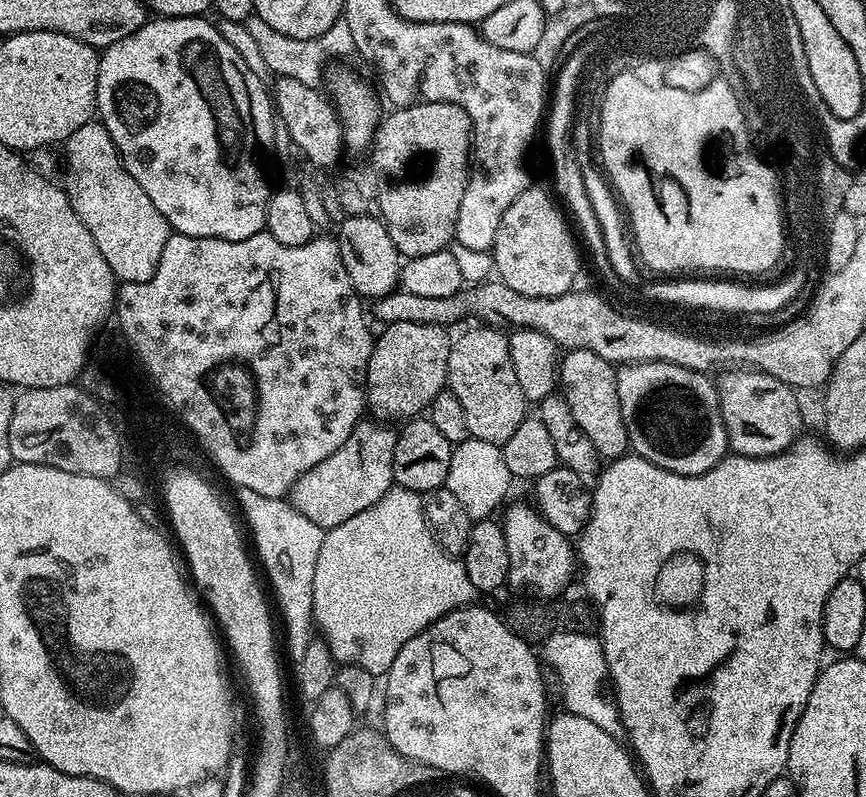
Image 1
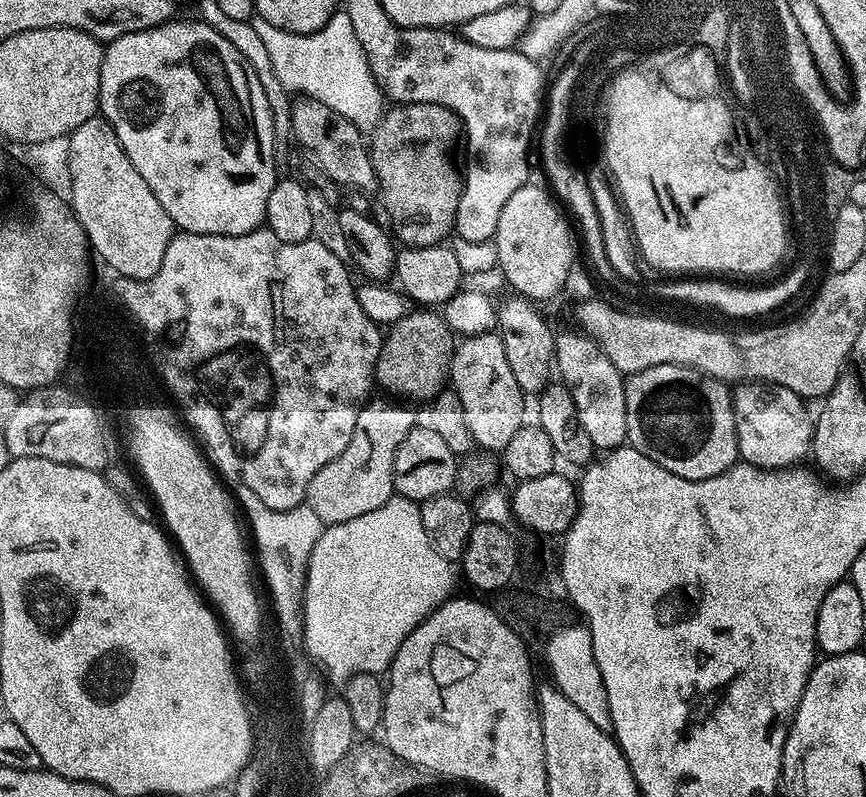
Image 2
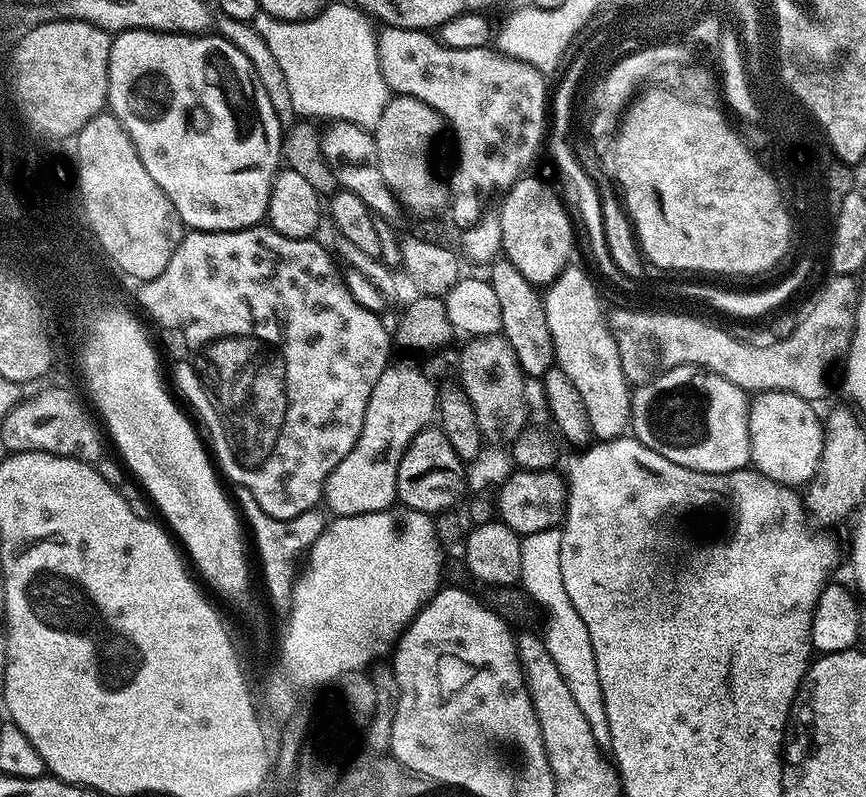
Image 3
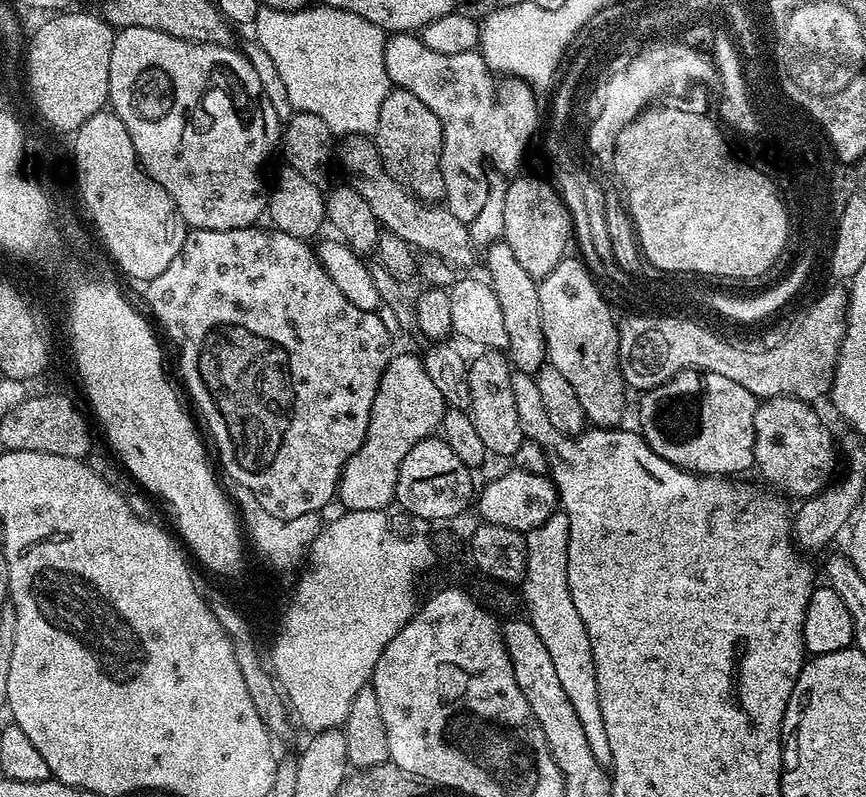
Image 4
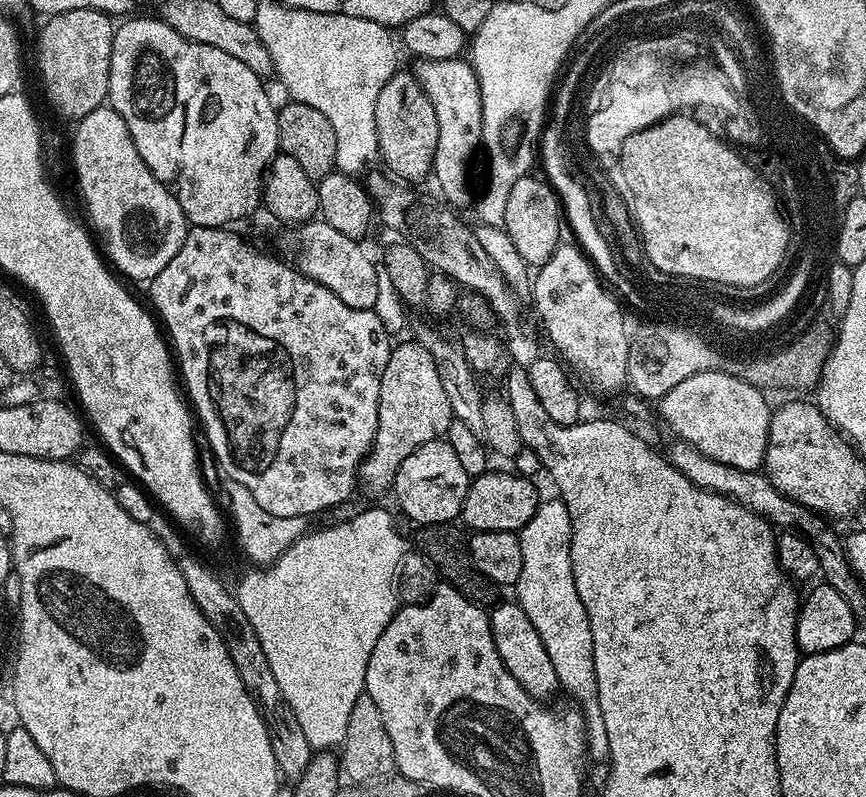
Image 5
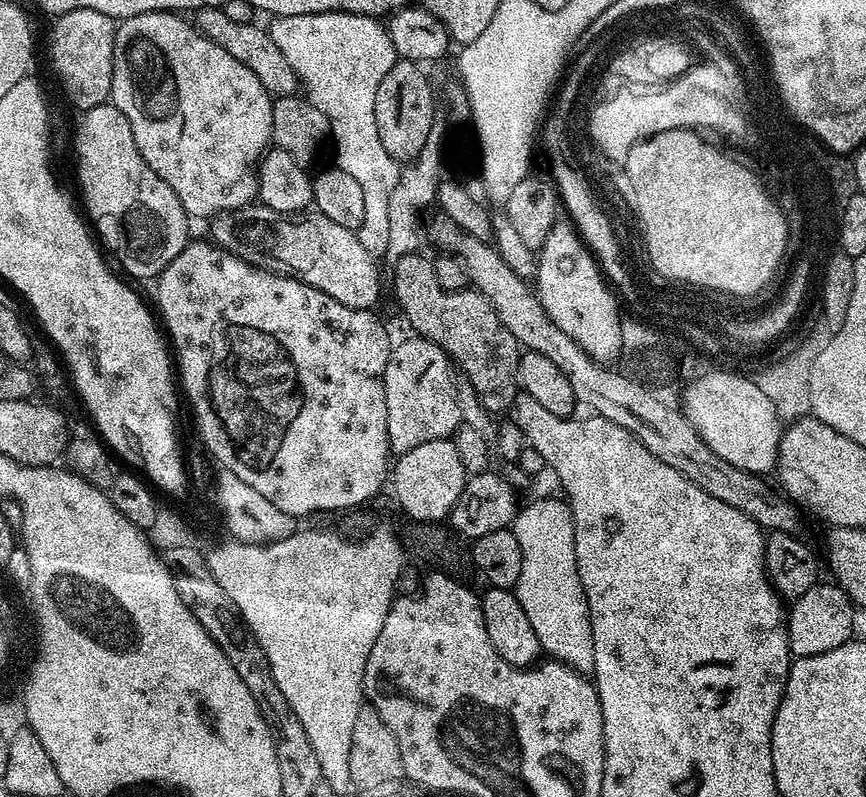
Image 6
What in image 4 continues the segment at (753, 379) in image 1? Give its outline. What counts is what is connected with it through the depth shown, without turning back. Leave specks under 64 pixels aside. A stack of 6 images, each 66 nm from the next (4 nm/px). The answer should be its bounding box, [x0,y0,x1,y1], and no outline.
[754,396,832,498]

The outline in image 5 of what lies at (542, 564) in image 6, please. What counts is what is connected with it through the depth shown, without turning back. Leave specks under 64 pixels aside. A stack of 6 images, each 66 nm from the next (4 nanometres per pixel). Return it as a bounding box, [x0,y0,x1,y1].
[515,498,610,760]

